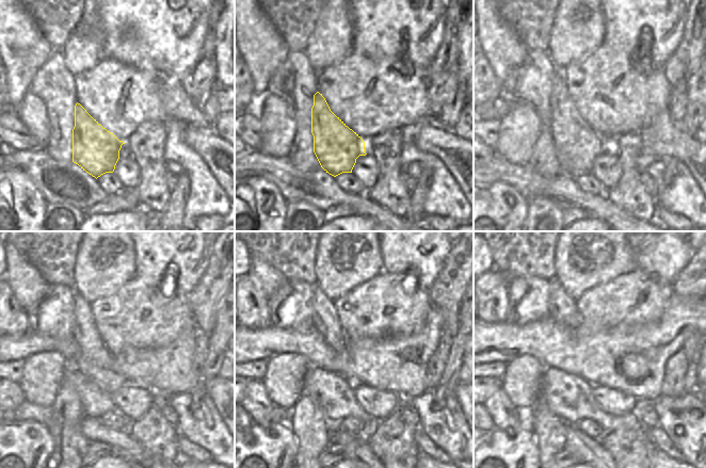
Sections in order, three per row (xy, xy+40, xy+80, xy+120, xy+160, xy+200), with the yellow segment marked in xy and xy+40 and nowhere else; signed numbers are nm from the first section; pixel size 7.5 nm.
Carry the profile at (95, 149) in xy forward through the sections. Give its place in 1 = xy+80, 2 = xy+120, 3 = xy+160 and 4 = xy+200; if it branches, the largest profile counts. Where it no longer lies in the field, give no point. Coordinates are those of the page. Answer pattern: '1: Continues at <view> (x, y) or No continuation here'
1: Continues at xy+80 (576, 144)
2: Continues at xy+120 (95, 360)
3: Continues at xy+160 (324, 318)
4: Continues at xy+200 (561, 308)

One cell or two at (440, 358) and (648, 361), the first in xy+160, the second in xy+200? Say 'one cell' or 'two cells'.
two cells

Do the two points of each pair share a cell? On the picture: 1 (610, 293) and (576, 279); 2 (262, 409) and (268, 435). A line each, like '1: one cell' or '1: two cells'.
1: two cells
2: two cells

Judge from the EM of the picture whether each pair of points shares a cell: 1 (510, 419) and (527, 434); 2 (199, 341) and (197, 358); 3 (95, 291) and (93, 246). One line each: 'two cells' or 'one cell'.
1: two cells
2: one cell
3: one cell

